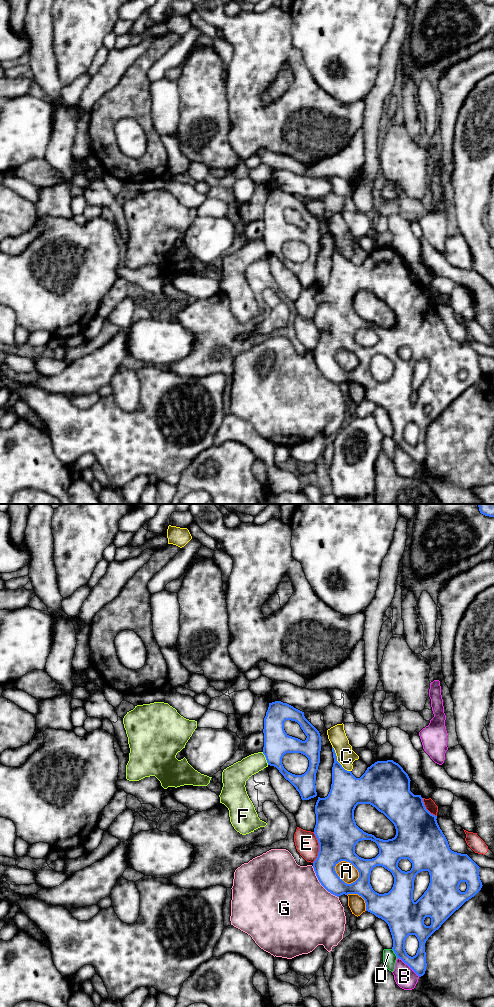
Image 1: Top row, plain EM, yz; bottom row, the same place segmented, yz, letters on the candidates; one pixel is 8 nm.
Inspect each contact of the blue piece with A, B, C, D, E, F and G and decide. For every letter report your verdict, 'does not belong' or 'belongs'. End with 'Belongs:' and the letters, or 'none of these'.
A: does not belong
B: does not belong
C: does not belong
D: does not belong
E: does not belong
F: does not belong
G: does not belong
Belongs: none of these

